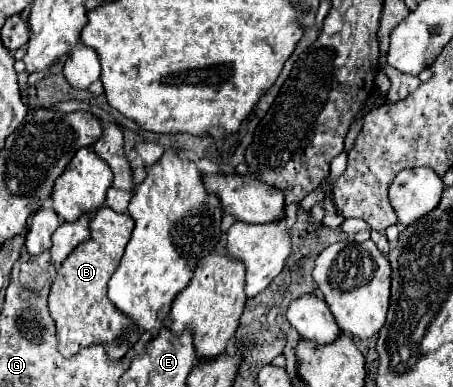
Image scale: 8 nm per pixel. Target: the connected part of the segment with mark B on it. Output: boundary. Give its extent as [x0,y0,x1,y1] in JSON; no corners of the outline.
[48,207,140,359]

